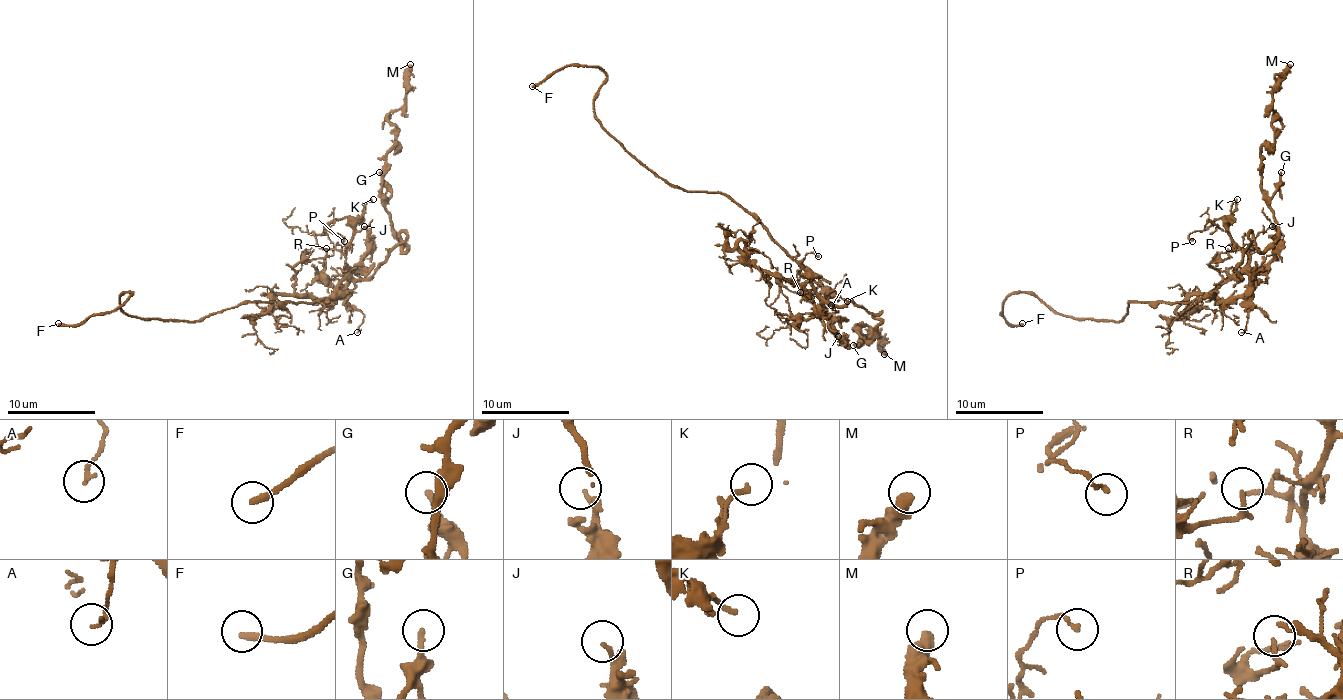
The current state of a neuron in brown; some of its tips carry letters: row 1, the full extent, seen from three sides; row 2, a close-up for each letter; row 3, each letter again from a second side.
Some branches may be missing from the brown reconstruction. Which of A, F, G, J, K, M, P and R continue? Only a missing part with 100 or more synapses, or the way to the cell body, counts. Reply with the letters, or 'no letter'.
F

